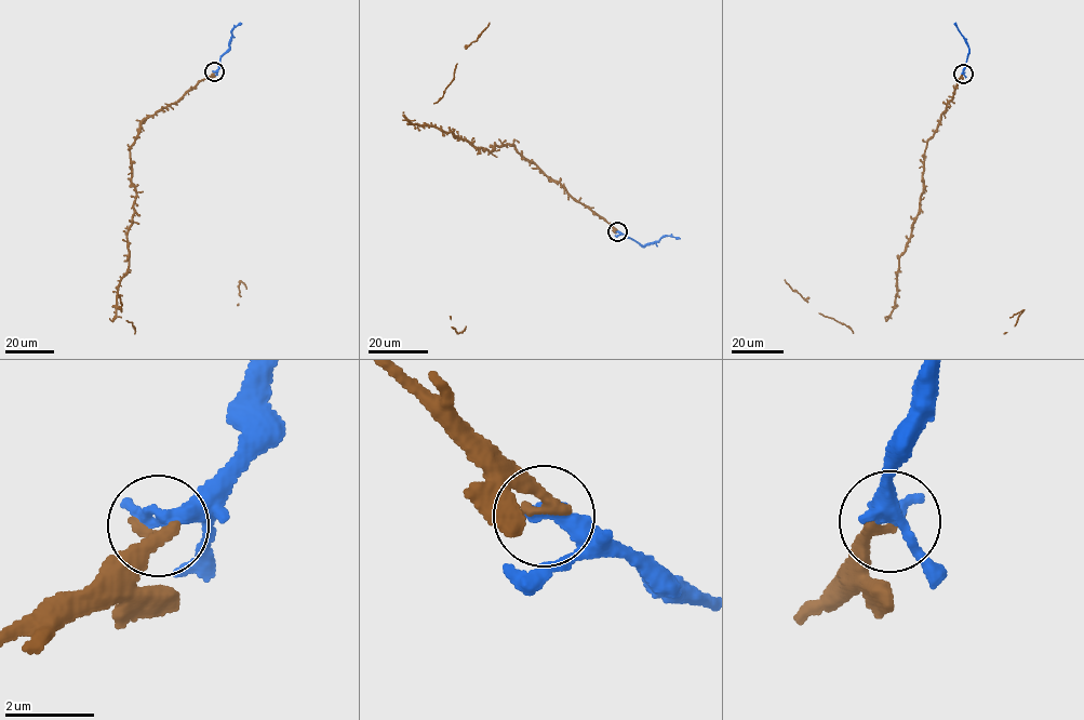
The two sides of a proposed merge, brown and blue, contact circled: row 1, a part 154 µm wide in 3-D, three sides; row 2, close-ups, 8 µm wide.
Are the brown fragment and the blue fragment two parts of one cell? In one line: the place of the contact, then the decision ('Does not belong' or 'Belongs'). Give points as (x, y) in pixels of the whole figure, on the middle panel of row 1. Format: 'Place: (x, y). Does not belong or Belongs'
Place: (617, 231). Belongs

